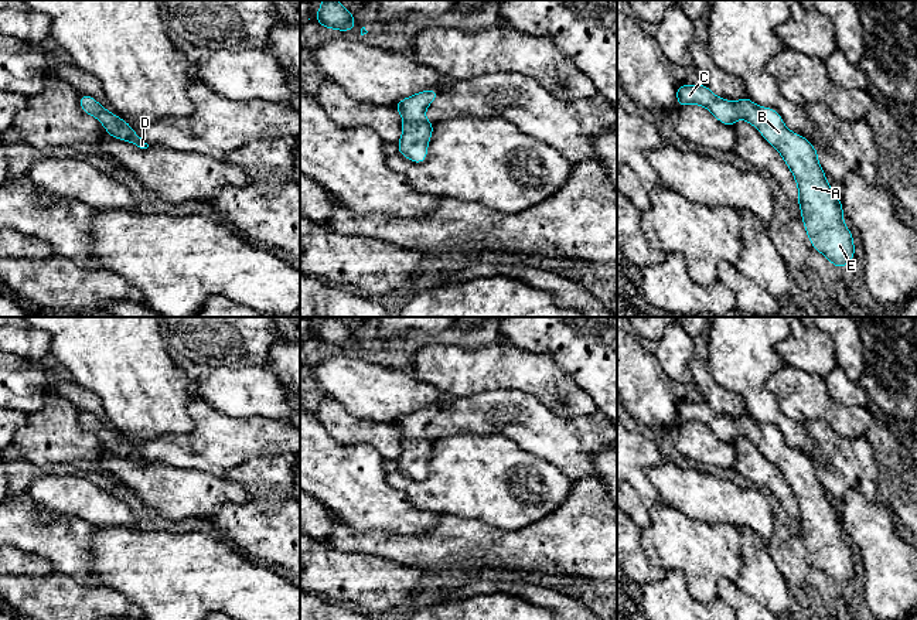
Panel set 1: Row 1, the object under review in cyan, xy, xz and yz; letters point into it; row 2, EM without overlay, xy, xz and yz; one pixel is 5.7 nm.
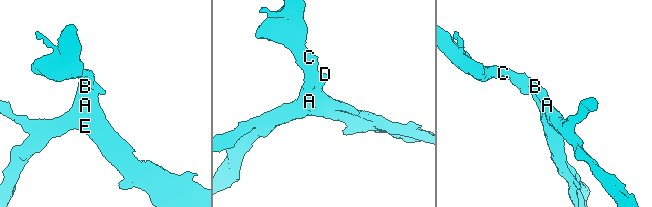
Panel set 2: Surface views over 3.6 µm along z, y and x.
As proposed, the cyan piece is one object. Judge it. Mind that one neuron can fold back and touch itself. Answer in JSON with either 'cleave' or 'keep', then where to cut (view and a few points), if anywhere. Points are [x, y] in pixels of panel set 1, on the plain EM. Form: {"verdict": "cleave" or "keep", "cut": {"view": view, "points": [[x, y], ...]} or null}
{"verdict": "keep", "cut": null}

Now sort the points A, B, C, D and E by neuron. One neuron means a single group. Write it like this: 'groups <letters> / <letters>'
groups A B C D E

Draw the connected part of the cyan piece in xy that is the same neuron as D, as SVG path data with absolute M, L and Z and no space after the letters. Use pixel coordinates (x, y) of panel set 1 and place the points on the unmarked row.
M79 412L79 422L83 430L96 435L109 453L136 461L140 466L147 466L149 461L134 450L132 443L122 435L117 435L110 427L105 426L96 416L89 412Z

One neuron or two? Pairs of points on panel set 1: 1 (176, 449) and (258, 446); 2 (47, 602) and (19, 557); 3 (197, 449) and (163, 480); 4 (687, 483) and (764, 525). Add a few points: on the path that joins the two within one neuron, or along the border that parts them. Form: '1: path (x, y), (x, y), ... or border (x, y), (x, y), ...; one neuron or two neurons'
1: path (195, 443), (238, 443); one neuron
2: border (55, 571), (47, 575), (14, 575); two neurons
3: border (149, 462), (166, 462), (210, 474); two neurons
4: path (706, 497), (745, 506); one neuron

